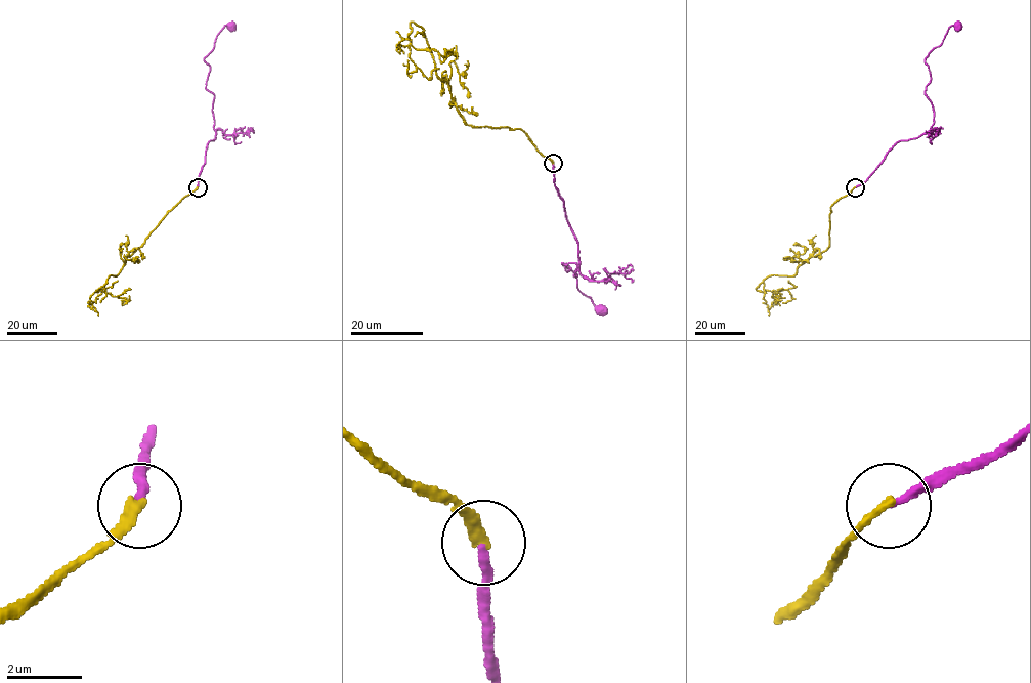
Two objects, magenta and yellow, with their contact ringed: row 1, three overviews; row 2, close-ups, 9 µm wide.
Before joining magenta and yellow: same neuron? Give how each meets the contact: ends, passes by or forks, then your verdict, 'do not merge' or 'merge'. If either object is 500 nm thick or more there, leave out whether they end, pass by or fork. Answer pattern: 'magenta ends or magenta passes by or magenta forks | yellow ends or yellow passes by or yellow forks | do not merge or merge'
magenta ends | yellow ends | do not merge

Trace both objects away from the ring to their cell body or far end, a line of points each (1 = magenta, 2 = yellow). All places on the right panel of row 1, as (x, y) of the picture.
1: (855, 187), (897, 142), (930, 129), (933, 107), (925, 91), (931, 80), (925, 58), (948, 29), (957, 26)
2: (855, 187), (831, 207), (828, 247), (792, 275), (772, 274), (756, 288), (784, 298), (777, 301), (772, 295)

